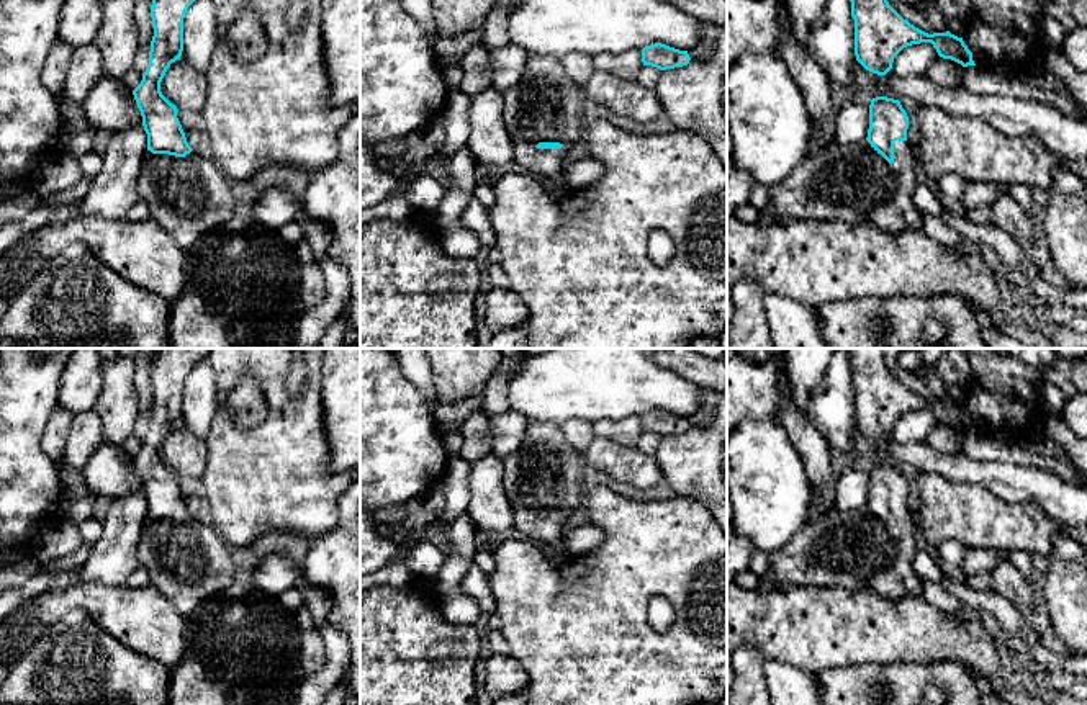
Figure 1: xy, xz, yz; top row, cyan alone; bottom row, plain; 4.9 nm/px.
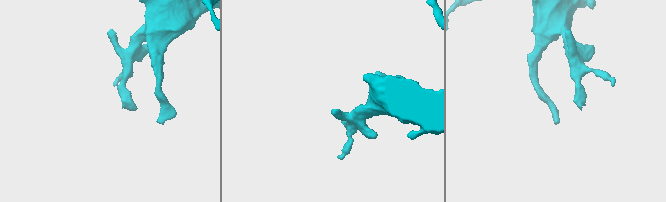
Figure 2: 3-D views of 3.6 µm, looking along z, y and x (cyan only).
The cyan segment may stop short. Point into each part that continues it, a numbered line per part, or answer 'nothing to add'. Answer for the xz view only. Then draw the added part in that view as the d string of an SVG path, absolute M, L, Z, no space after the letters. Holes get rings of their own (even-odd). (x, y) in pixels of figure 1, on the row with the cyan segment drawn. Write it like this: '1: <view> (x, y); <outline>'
1: xz (545, 105); M529 54L521 80L503 92L504 124L514 144L514 160L539 177L560 178L566 155L583 141L584 90L563 70L560 61Z

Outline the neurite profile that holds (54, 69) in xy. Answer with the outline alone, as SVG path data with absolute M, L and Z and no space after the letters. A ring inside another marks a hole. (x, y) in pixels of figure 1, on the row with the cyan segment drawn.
M57 39L43 65L41 82L54 95L61 97L65 83L69 62L72 59L74 47L64 39Z

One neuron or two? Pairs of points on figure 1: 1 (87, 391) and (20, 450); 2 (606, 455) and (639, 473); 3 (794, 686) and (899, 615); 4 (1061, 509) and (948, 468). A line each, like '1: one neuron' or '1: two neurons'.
1: two neurons
2: one neuron
3: two neurons
4: one neuron

